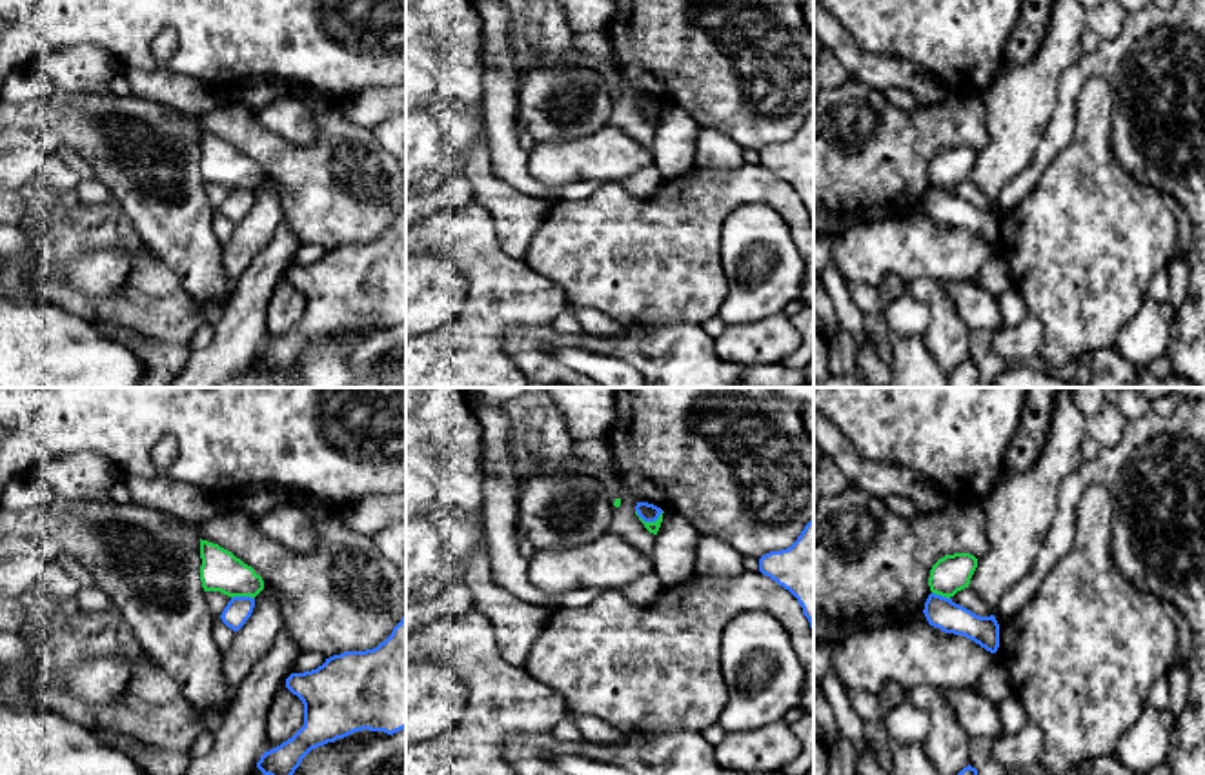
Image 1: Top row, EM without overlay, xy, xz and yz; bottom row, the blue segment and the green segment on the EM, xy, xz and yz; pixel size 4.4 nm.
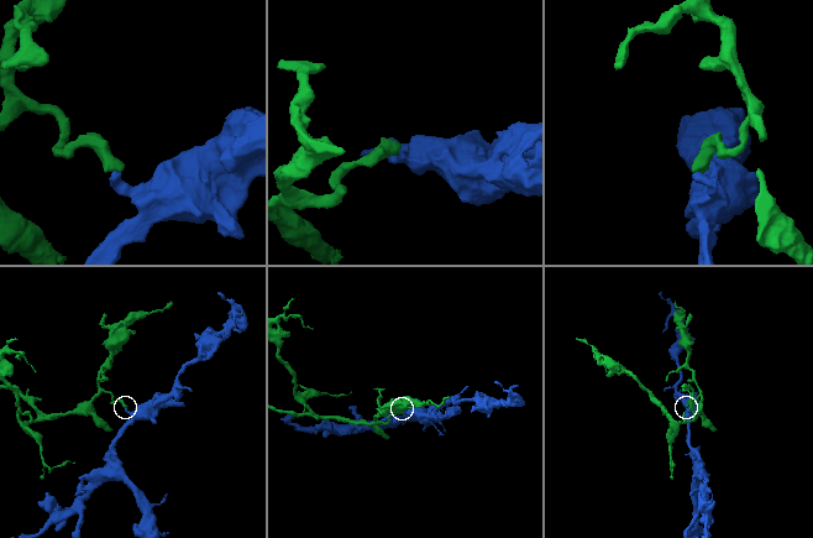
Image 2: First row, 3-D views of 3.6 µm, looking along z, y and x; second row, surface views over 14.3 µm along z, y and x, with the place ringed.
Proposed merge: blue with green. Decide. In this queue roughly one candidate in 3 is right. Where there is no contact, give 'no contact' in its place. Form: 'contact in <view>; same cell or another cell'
contact in xz; another cell

